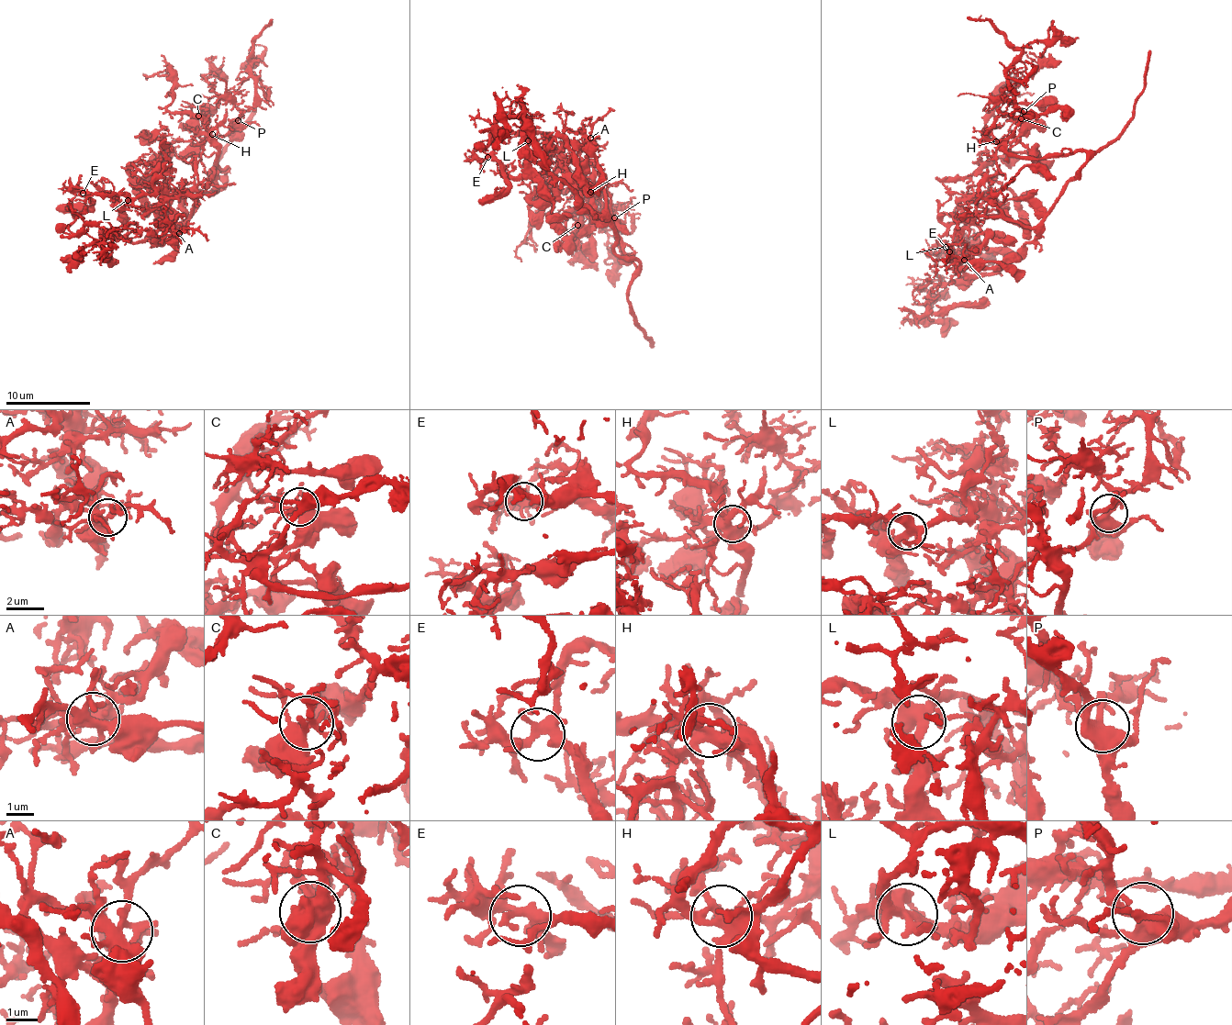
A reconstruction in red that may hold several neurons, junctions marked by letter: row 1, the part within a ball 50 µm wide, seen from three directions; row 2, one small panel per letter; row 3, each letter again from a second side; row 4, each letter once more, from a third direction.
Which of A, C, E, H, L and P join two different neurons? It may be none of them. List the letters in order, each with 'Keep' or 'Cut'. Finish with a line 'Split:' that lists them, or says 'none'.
A: Keep
C: Keep
E: Keep
H: Keep
L: Keep
P: Keep
Split: none

